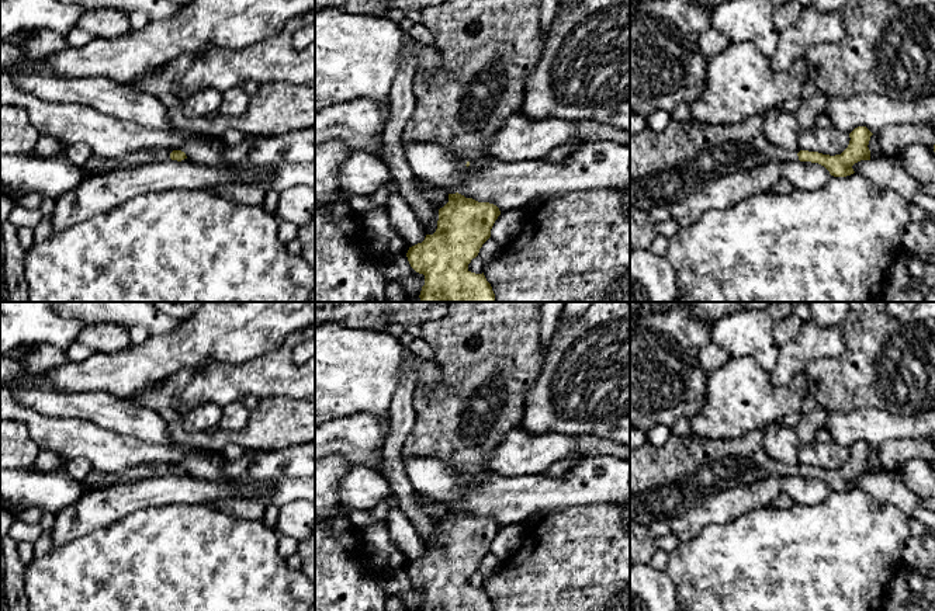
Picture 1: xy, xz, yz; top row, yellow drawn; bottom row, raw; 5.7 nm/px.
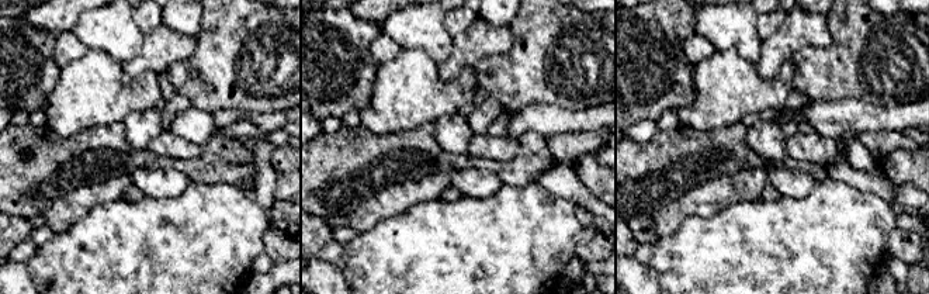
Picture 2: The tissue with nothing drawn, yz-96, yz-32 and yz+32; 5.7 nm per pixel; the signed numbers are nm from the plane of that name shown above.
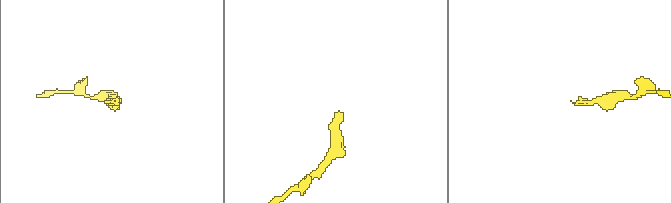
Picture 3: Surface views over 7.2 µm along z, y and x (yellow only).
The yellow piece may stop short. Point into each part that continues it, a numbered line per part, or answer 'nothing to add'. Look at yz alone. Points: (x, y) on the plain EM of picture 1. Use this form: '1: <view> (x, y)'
1: yz (665, 482)

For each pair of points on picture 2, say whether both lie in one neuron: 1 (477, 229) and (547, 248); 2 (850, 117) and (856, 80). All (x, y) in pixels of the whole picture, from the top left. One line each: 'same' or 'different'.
1: same
2: different

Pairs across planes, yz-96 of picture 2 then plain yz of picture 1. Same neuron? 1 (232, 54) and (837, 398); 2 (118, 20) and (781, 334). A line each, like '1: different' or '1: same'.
1: same
2: different

